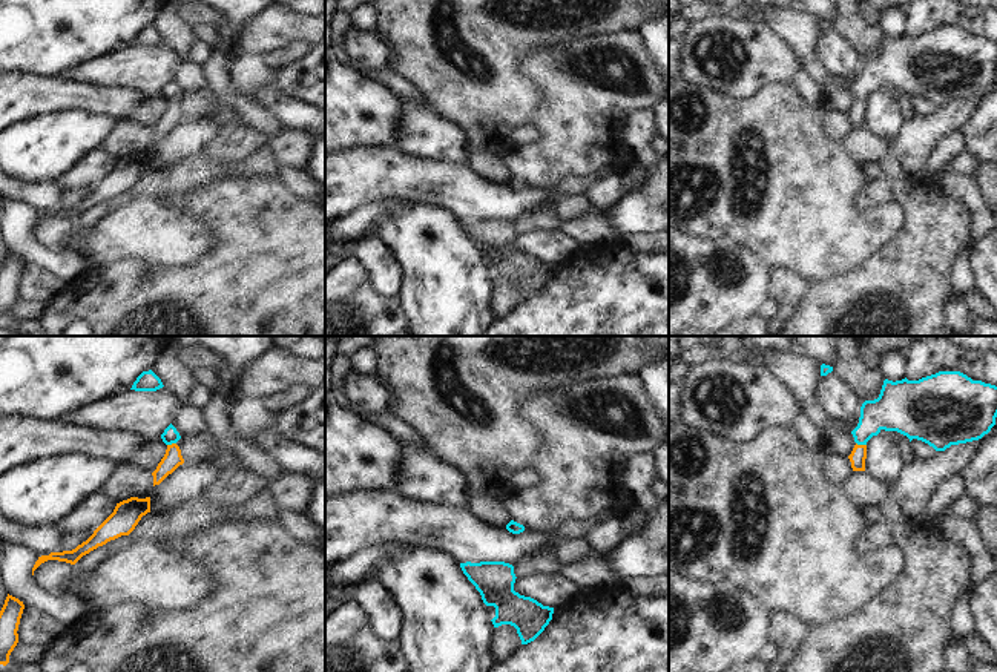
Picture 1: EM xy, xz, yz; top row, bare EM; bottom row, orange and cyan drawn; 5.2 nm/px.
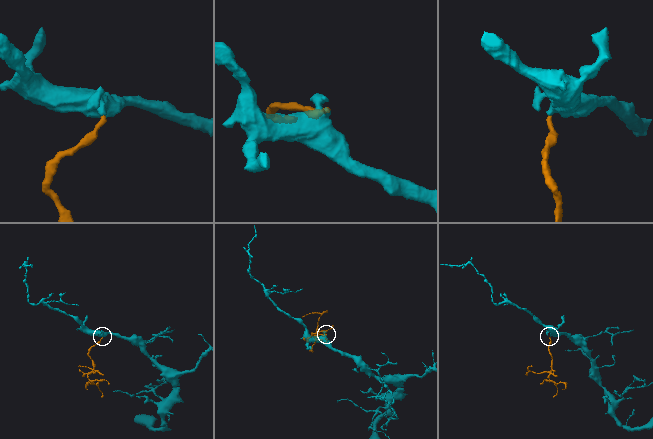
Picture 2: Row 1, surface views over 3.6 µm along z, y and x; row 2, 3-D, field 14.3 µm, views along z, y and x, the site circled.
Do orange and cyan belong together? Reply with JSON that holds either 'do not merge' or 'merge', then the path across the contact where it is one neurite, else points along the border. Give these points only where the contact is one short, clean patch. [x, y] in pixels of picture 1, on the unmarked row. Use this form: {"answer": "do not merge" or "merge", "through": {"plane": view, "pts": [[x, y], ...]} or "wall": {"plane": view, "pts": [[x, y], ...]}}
{"answer": "merge", "through": {"plane": "yz", "pts": [[858, 112], [861, 102], [861, 94], [893, 66]]}}

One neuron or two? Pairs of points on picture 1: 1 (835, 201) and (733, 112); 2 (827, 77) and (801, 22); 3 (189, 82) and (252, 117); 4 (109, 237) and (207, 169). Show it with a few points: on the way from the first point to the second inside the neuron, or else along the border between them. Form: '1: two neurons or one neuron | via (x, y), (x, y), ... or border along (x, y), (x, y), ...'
1: one neuron | via (810, 183), (758, 131)
2: one neuron | via (813, 65), (806, 54), (801, 36)
3: two neurons | border along (200, 66), (207, 85)
4: one neuron | via (134, 217), (166, 184), (183, 178)

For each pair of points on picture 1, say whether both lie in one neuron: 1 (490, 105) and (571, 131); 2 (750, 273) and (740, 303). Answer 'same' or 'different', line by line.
1: different
2: same

